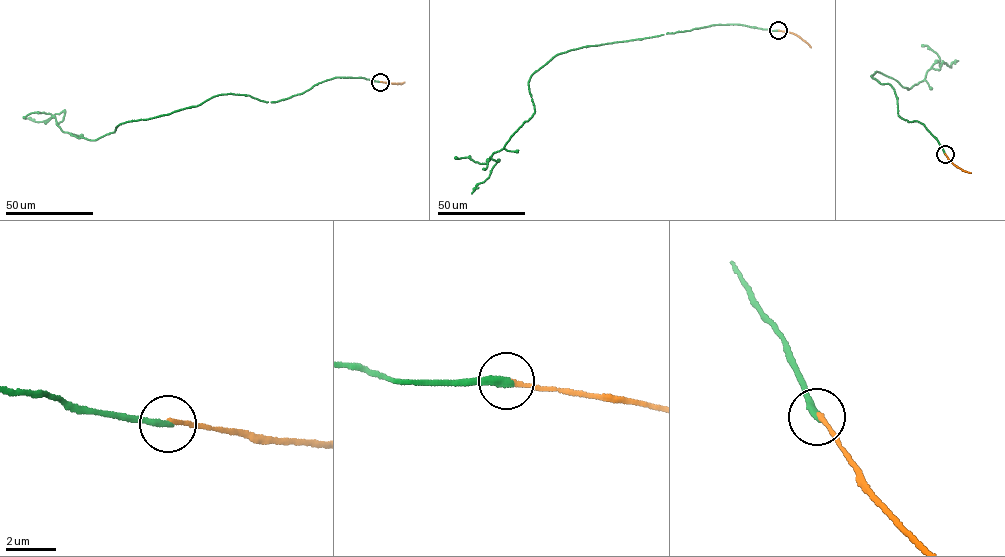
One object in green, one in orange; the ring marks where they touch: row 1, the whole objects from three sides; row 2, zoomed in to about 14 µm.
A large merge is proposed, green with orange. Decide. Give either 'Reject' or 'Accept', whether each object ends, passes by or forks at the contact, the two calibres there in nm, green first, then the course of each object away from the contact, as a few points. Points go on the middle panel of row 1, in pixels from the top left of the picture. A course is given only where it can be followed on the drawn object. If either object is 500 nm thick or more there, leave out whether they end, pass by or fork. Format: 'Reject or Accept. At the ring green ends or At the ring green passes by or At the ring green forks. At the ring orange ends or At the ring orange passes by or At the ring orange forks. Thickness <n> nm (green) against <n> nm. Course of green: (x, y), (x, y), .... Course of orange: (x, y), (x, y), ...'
Reject. At the ring green ends. At the ring orange ends. Thickness 320 nm (green) against 160 nm. Course of green: (779, 30), (710, 25), (556, 54), (528, 83), (535, 108), (531, 117), (493, 154), (498, 161), (471, 193). Course of orange: (778, 30), (797, 35), (811, 47)

